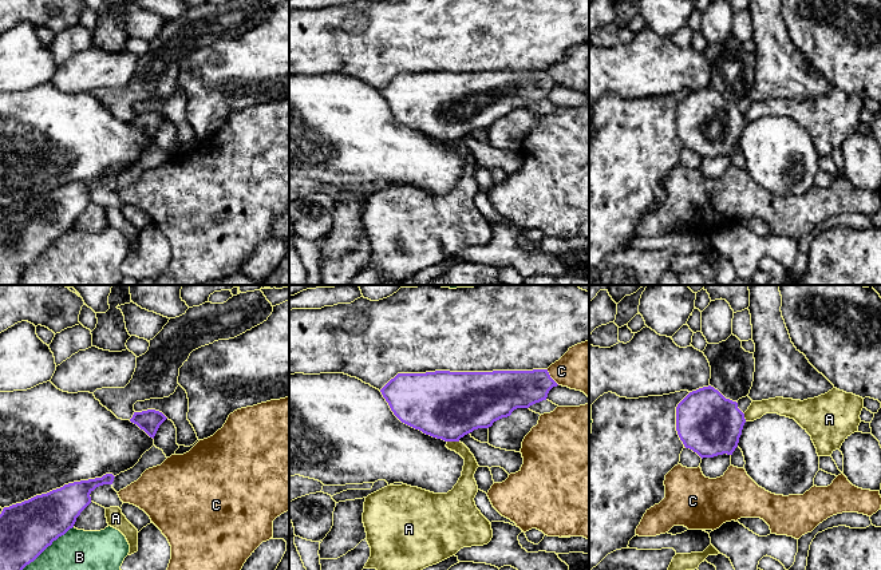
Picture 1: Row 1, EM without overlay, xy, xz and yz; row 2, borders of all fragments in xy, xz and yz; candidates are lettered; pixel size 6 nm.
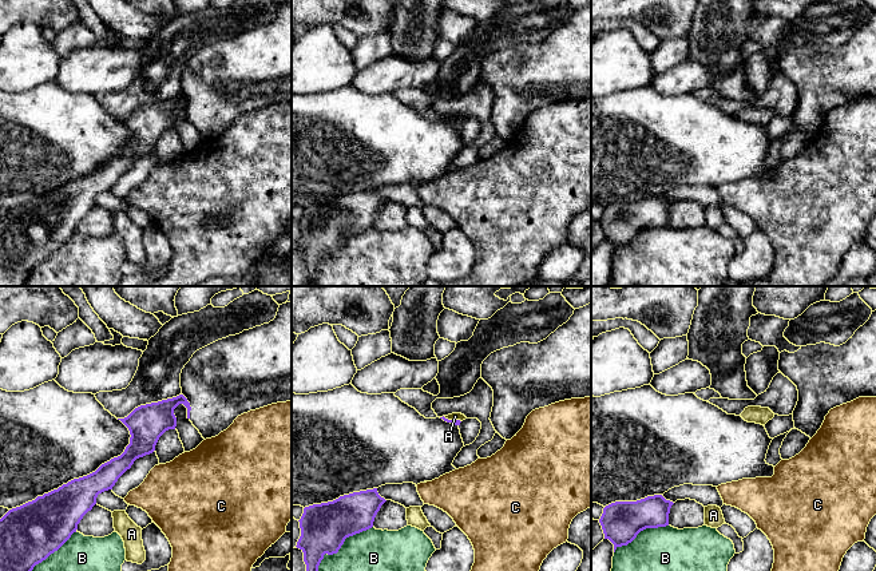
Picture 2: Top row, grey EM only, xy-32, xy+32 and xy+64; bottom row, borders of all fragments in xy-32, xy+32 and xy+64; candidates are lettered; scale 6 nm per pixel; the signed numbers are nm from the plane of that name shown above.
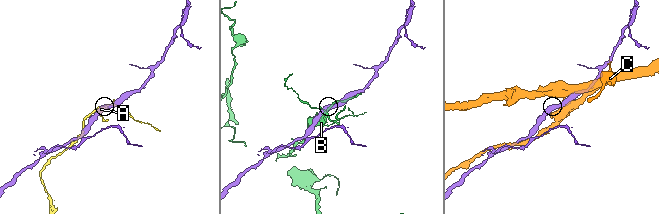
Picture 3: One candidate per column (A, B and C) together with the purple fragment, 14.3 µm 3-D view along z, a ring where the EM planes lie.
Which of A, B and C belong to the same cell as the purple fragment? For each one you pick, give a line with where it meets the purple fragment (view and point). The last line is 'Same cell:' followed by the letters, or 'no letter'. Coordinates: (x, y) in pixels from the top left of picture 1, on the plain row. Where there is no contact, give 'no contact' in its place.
Same cell: no letter

